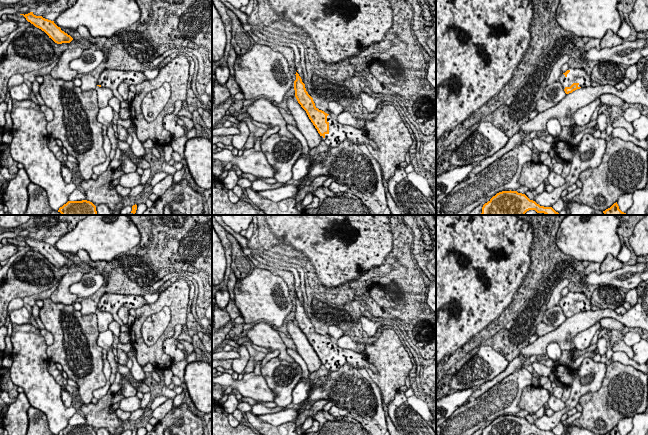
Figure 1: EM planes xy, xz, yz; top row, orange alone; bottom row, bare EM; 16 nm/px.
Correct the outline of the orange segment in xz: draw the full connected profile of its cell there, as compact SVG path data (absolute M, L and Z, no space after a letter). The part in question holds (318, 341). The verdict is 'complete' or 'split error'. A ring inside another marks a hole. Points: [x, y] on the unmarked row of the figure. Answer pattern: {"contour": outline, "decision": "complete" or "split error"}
{"contour": "M296 296L296 304L294 305L295 321L301 331L306 335L309 343L317 353L322 364L329 371L337 371L343 365L351 365L355 368L368 368L375 374L378 374L376 367L367 362L366 357L362 353L357 353L350 349L339 347L336 342L319 334L308 318L305 308Z", "decision": "split error"}

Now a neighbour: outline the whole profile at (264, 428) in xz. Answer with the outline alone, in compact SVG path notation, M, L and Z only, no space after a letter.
M252 412L245 413L248 422L256 429L261 435L299 435L296 432L295 422L288 422L280 426L273 426L267 422L261 421L257 415Z

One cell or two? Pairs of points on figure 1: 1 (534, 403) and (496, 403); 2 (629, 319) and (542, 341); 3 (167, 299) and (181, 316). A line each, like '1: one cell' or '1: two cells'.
1: two cells
2: one cell
3: one cell

